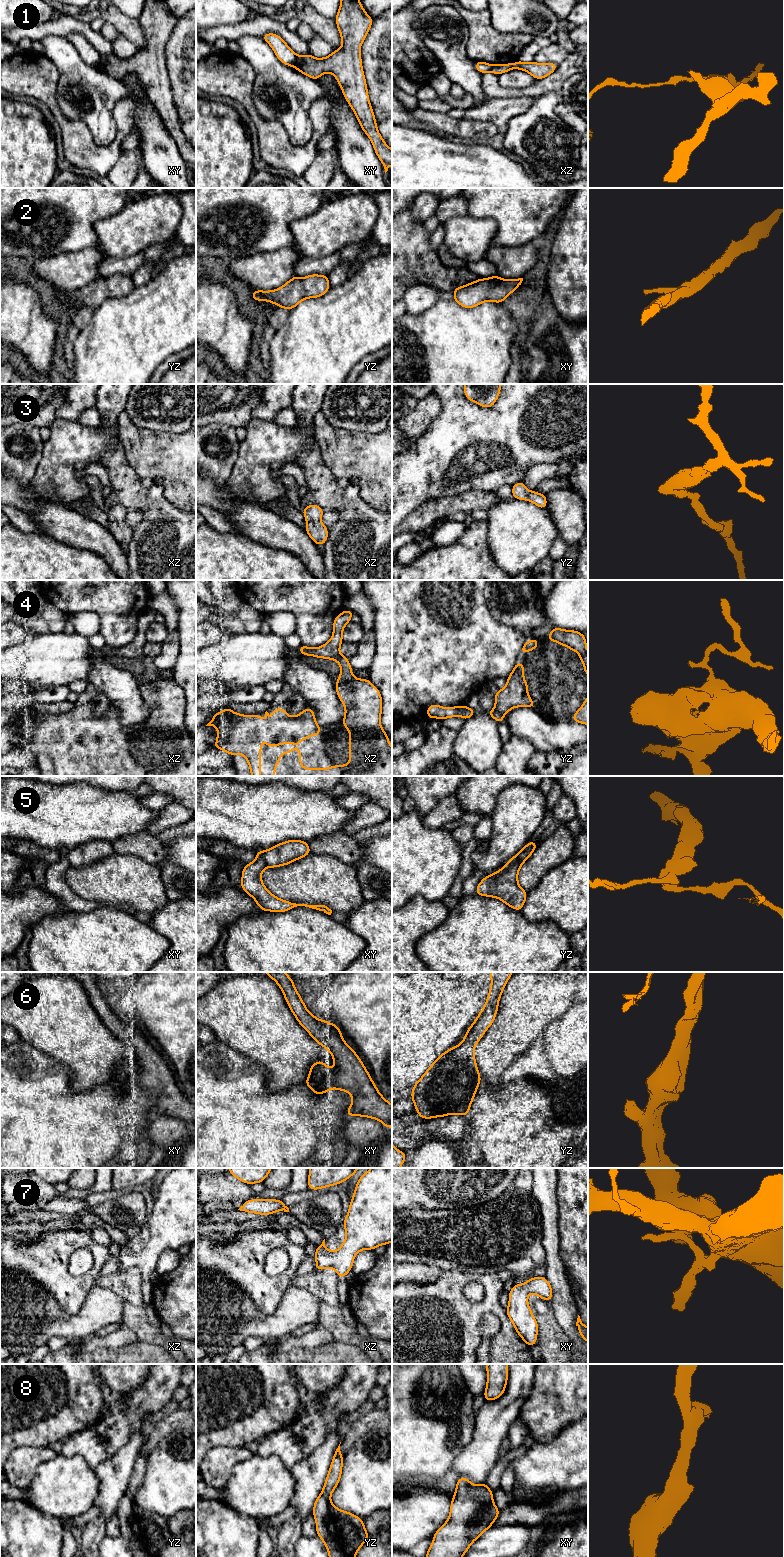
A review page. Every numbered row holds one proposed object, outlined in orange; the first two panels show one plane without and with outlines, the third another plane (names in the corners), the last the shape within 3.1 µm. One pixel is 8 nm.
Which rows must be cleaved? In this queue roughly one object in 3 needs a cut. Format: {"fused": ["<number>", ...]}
{"fused": ["1", "4", "5"]}

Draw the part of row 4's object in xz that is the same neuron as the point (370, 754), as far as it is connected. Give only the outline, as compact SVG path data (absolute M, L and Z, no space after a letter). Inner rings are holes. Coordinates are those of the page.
M353 678L350 681L336 685L336 693L345 706L345 716L341 723L350 732L348 765L334 765L329 768L302 768L301 749L294 748L290 752L280 752L280 758L276 760L273 769L274 776L392 776L392 748L386 732L382 729L380 718L382 713L382 696L380 691L369 679Z

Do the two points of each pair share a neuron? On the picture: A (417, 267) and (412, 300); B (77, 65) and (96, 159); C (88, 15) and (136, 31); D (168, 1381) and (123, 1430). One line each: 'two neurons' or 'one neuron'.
A: two neurons
B: two neurons
C: one neuron
D: one neuron

